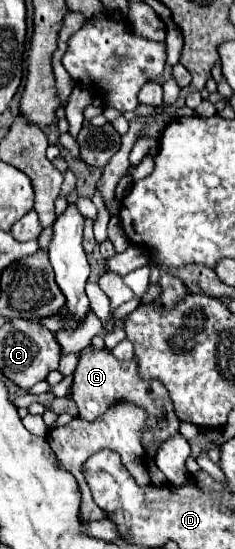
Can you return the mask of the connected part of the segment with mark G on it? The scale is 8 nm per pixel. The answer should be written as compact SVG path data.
M91 345L77 353L79 363L73 373L73 385L71 385L71 399L79 407L79 417L85 421L93 421L109 409L117 399L129 399L135 405L143 407L149 413L149 421L143 433L143 447L149 449L151 443L157 443L157 447L167 439L179 433L179 419L173 411L173 401L169 399L169 393L161 381L145 381L137 371L137 357L119 361L107 347L93 349Z

